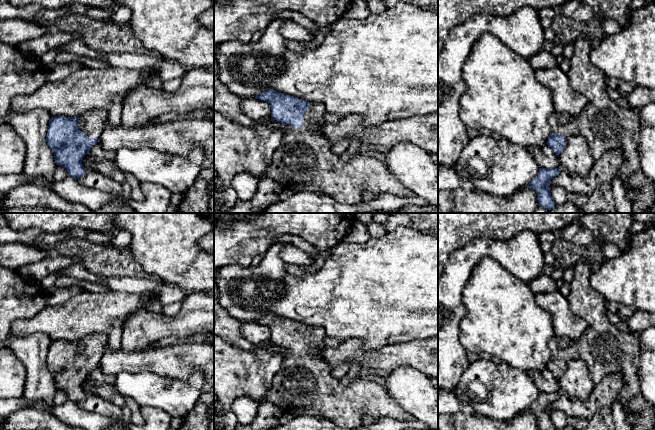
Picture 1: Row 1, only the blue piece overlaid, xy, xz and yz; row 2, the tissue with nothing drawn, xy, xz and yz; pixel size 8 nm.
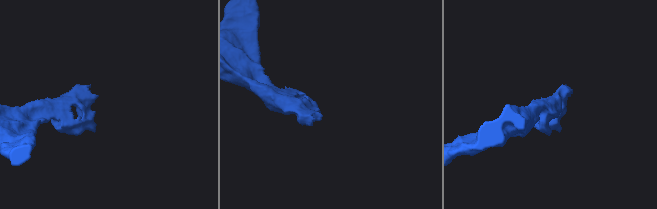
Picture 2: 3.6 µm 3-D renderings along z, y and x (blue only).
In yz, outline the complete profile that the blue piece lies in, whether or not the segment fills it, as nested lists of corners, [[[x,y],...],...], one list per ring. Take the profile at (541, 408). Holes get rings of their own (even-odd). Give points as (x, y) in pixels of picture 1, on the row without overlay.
[[[540,392],[536,402],[528,409],[536,416],[539,430],[555,430],[551,420],[550,405],[560,397],[561,392]]]

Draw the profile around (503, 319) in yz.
[[[490,257],[481,259],[463,288],[466,315],[460,326],[460,343],[467,352],[488,353],[513,368],[541,371],[551,357],[549,341],[555,336],[550,313],[538,305],[528,283],[510,274]]]

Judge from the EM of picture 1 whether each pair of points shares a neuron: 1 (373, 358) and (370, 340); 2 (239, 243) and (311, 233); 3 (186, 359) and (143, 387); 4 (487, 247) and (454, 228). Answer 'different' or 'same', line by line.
1: different
2: same
3: different
4: different

